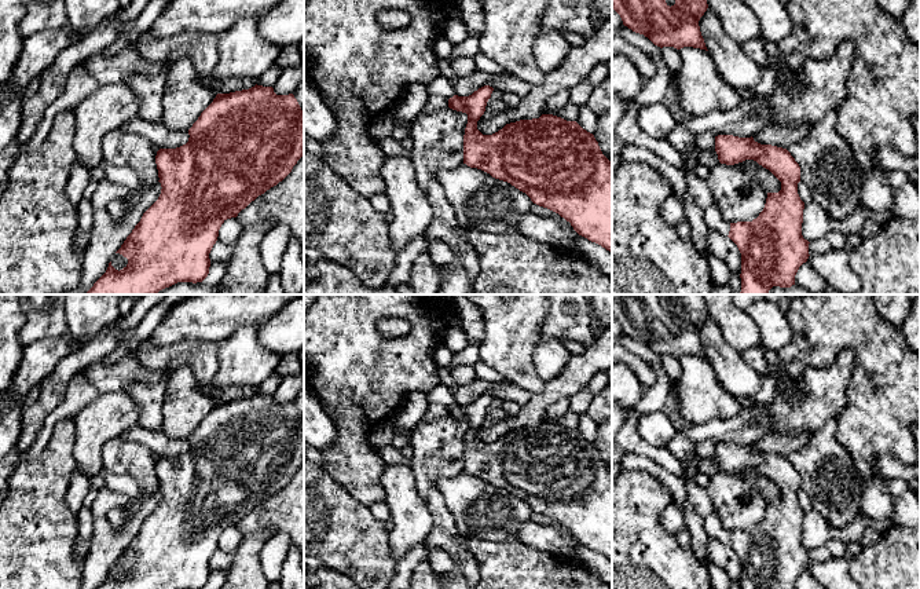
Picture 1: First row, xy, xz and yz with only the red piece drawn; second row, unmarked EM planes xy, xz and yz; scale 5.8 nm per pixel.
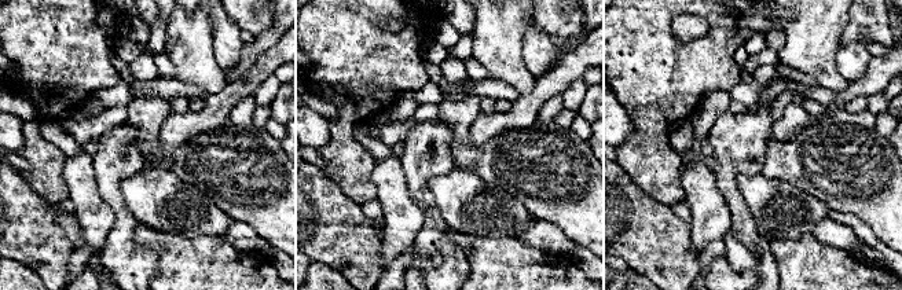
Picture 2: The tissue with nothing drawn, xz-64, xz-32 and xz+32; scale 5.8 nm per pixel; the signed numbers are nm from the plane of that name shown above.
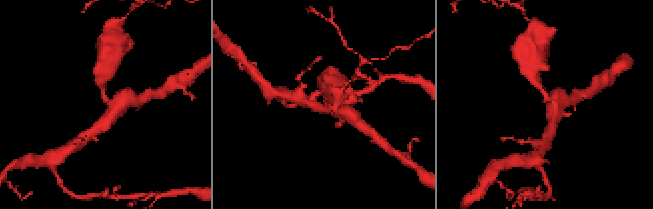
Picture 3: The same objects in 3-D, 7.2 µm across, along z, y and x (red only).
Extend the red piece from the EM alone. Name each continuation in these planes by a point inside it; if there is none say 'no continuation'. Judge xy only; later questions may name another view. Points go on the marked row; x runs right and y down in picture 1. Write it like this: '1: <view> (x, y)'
no continuation

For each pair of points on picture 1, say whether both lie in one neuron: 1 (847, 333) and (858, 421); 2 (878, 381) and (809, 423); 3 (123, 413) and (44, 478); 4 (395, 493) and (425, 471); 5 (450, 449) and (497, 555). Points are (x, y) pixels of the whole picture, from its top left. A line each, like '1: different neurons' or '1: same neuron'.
1: same neuron
2: different neurons
3: different neurons
4: different neurons
5: different neurons

